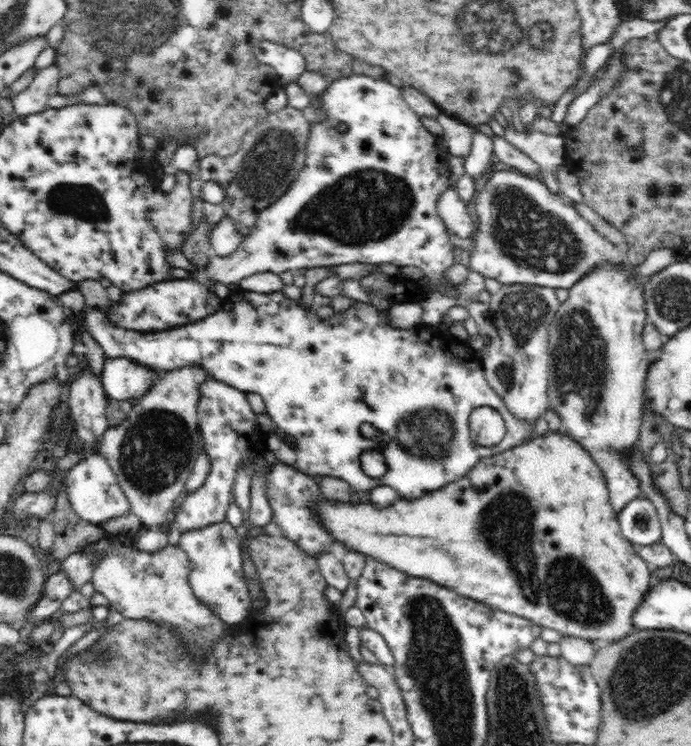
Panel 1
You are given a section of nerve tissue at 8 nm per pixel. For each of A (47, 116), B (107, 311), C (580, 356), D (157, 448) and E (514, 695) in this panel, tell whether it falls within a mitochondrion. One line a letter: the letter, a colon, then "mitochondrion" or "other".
A: other
B: other
C: mitochondrion
D: mitochondrion
E: mitochondrion

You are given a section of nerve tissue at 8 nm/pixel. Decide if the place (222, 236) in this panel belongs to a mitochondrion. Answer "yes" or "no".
no

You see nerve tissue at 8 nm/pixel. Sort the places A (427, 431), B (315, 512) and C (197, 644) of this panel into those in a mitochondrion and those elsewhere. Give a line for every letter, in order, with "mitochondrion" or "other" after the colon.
A: mitochondrion
B: other
C: mitochondrion

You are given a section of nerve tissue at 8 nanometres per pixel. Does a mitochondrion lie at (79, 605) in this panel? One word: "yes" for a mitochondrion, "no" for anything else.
no

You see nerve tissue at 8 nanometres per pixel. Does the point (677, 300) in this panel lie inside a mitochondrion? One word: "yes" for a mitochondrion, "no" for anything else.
yes

